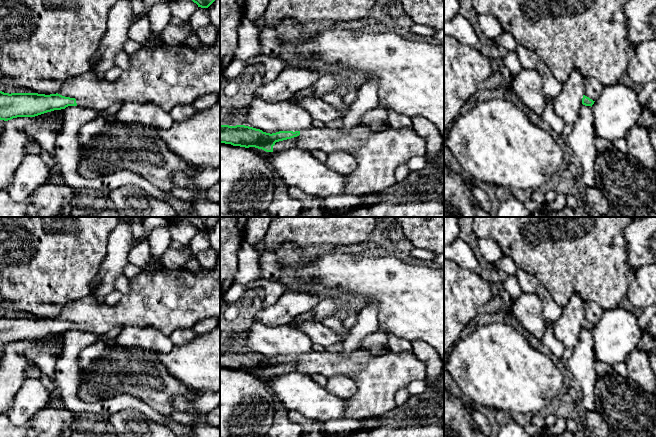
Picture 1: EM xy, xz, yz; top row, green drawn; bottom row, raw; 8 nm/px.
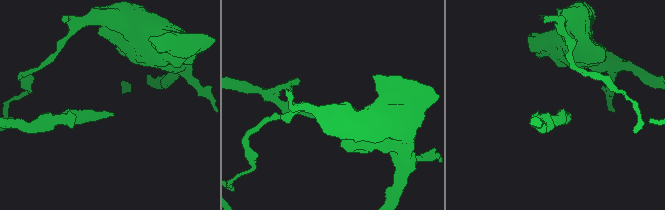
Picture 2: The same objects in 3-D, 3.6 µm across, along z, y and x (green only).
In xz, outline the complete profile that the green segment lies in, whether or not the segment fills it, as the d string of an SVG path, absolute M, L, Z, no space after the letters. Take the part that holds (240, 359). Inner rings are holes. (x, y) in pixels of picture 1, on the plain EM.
M359 348L345 357L338 353L312 350L302 355L279 355L272 358L245 349L220 349L220 367L245 372L255 371L266 376L290 372L310 377L315 374L323 375L326 378L335 375L350 376L356 382L357 390L347 399L343 418L355 420L384 416L397 406L395 393L398 390L407 388L414 380L426 380L427 376L425 363L417 358L413 351L396 353L388 350L381 355L373 355Z

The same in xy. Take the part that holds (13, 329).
M220 256L213 270L191 272L186 269L162 267L152 273L142 271L130 279L130 291L124 294L116 305L99 303L92 294L89 294L67 303L56 318L9 318L0 315L0 344L35 341L77 329L101 337L115 326L156 328L165 336L170 336L176 329L192 329L197 322L209 317L220 319Z

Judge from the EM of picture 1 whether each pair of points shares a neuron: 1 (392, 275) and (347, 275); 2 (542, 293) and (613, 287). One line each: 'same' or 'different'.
1: same
2: different

